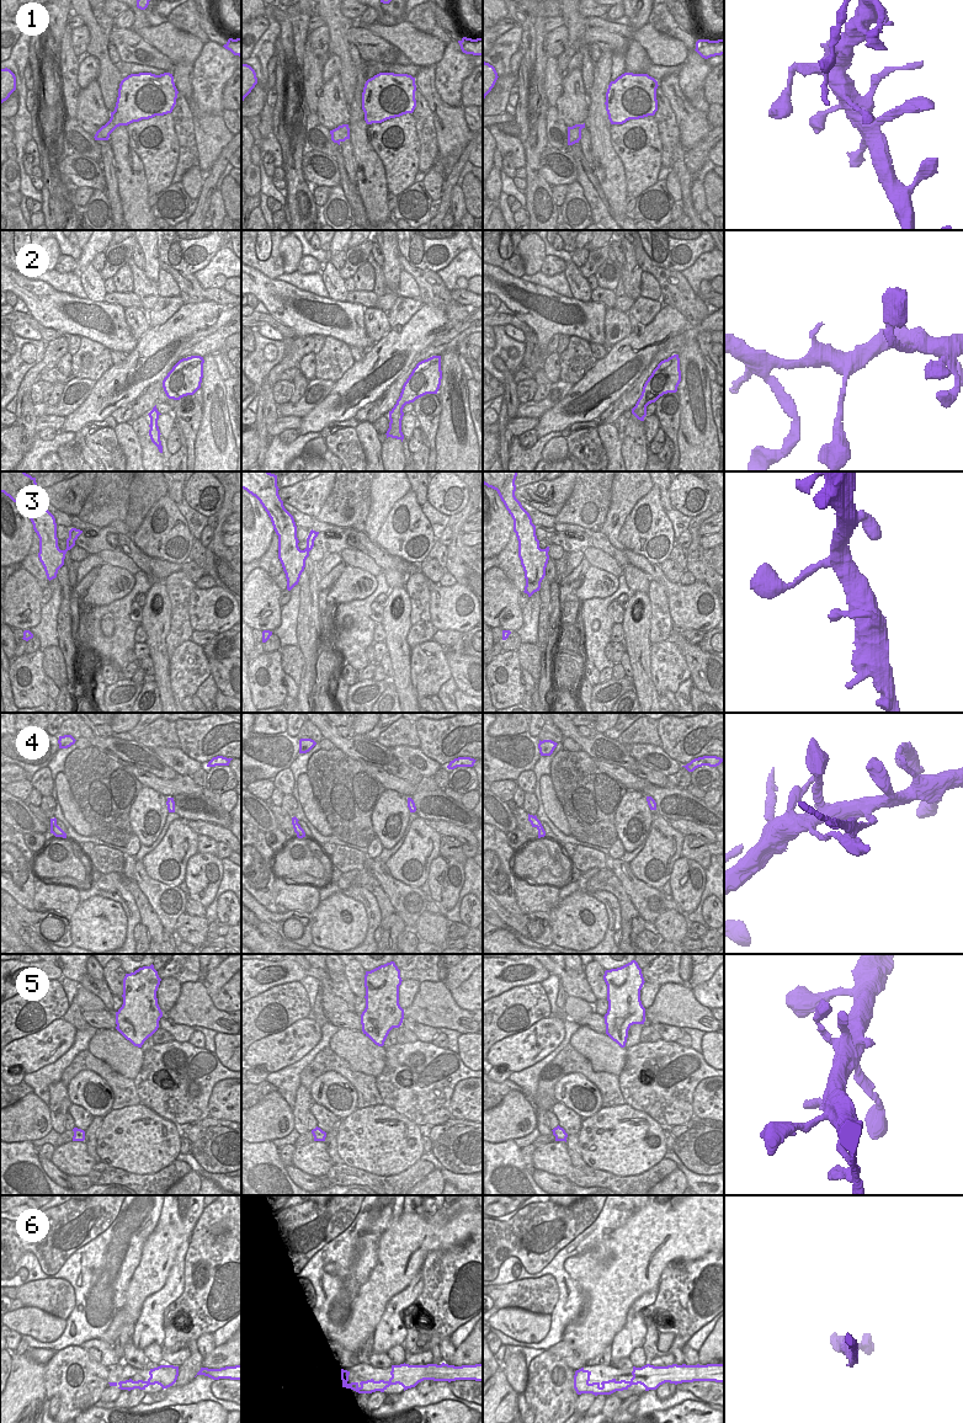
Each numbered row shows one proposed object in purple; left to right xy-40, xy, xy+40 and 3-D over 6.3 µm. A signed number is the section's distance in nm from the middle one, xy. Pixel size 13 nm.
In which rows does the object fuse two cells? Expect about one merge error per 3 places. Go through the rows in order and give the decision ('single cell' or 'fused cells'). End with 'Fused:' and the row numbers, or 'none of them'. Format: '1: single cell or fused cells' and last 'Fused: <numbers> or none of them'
1: single cell
2: single cell
3: single cell
4: fused cells
5: single cell
6: single cell
Fused: 4

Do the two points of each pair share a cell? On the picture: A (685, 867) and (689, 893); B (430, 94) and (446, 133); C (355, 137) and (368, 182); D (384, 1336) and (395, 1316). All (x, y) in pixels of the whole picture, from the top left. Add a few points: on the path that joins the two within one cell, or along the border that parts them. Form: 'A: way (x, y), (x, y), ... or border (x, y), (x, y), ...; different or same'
A: way (685, 873), (682, 875), (686, 886); same
B: way (437, 104), (446, 118), (446, 123); same
C: way (361, 148), (368, 171); same
D: way (389, 1331), (392, 1321); same

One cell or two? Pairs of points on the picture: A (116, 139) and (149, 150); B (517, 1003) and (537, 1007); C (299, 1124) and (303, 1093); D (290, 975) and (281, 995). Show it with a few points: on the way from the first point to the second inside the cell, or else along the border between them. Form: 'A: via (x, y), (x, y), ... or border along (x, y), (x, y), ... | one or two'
A: border along (124, 126), (128, 144), (141, 160), (143, 170) | two
B: via (522, 1005), (532, 1005) | one
C: via (301, 1117), (303, 1101) | one
D: border along (298, 980), (273, 985), (259, 994) | two

